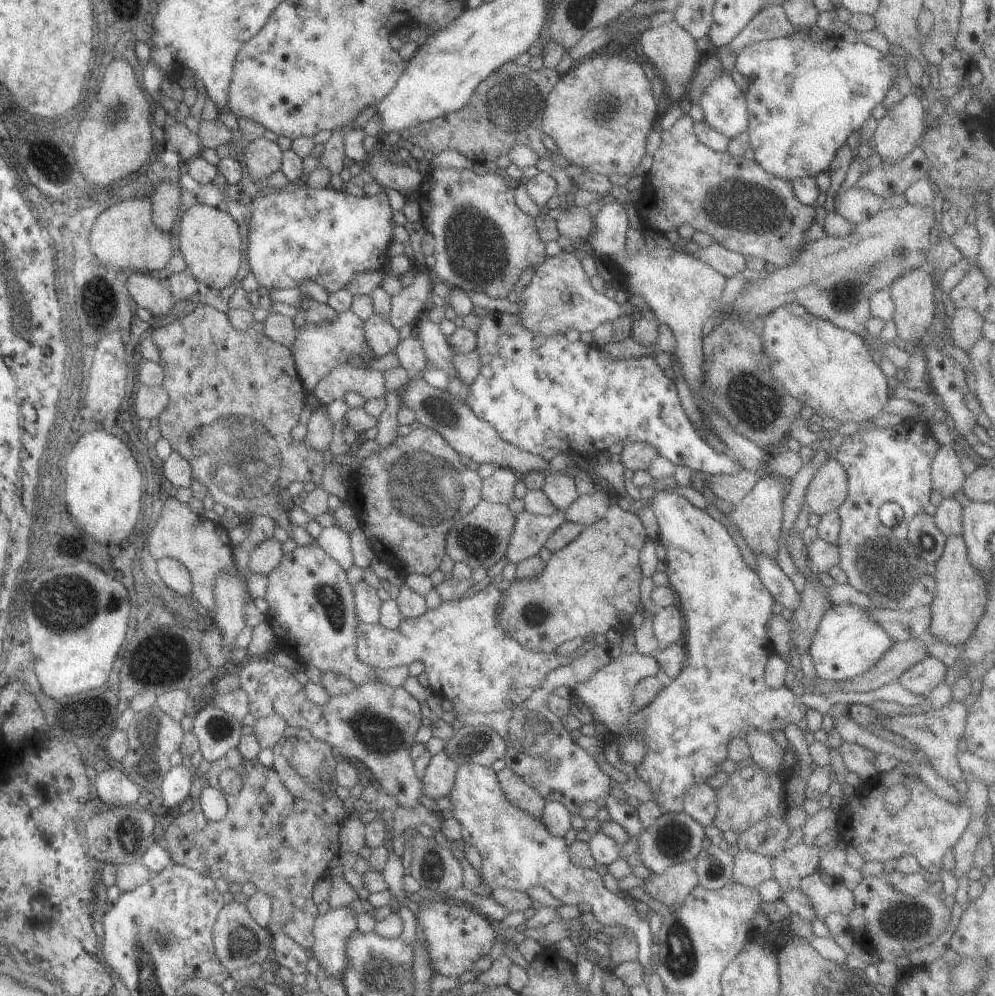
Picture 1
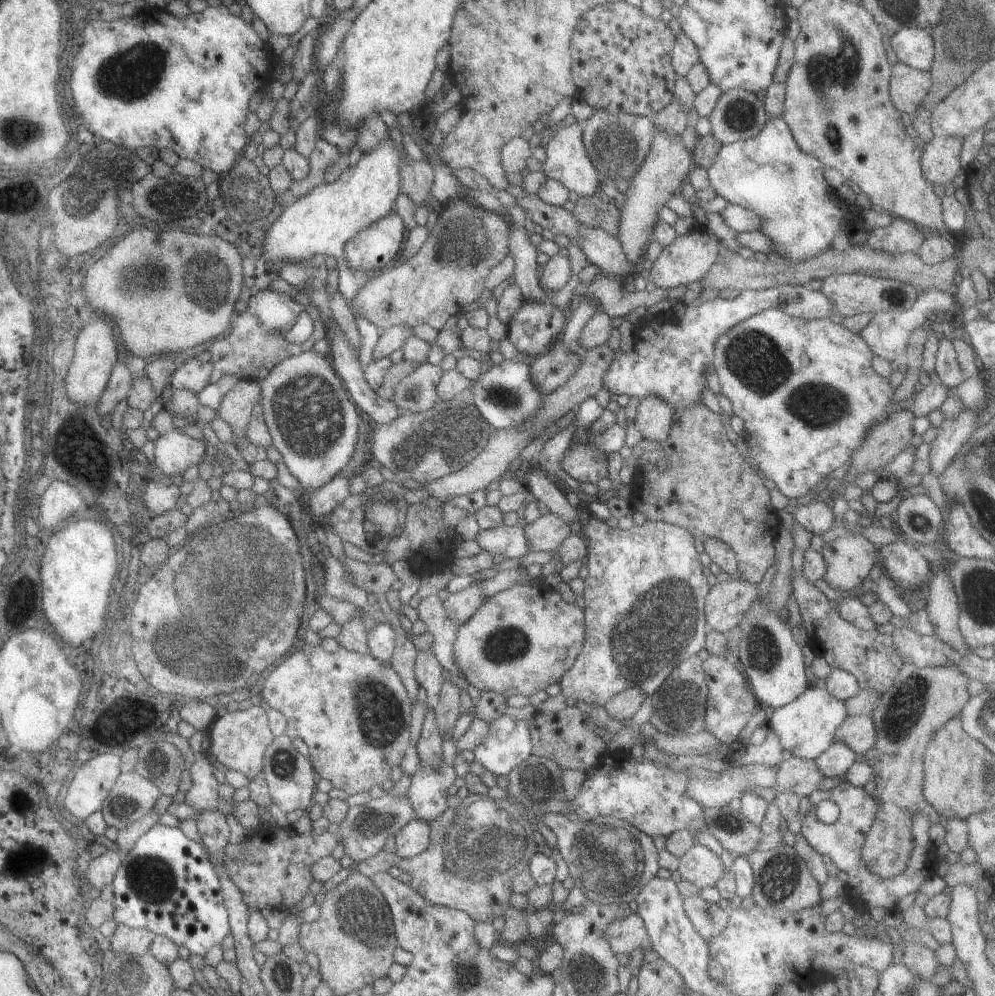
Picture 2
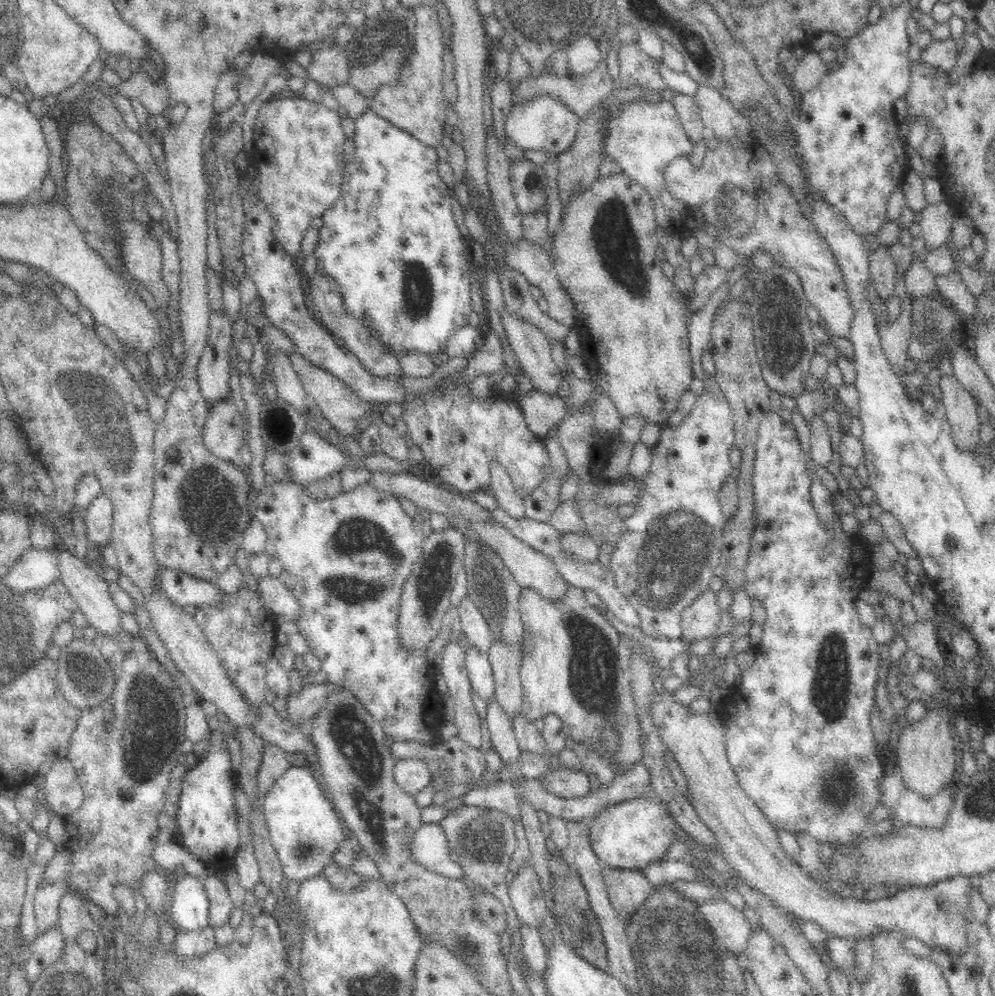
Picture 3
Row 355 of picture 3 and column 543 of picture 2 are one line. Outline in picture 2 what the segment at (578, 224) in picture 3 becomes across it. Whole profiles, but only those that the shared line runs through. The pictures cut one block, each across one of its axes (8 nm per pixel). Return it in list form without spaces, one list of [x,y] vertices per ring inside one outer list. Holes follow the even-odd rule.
[[[518,582],[506,590],[493,594],[490,598],[485,598],[481,603],[481,606],[479,606],[479,608],[477,608],[477,610],[471,615],[471,618],[469,618],[465,624],[457,626],[452,649],[453,659],[455,664],[457,664],[457,670],[459,670],[461,678],[479,691],[486,690],[501,694],[501,696],[504,697],[513,696],[515,694],[531,696],[531,694],[535,694],[535,692],[544,691],[549,684],[558,682],[561,675],[566,670],[569,670],[575,657],[580,653],[584,639],[584,616],[582,610],[582,608],[574,606],[574,604],[568,604],[563,601],[558,592],[554,592],[553,589],[545,586],[544,583]]]

